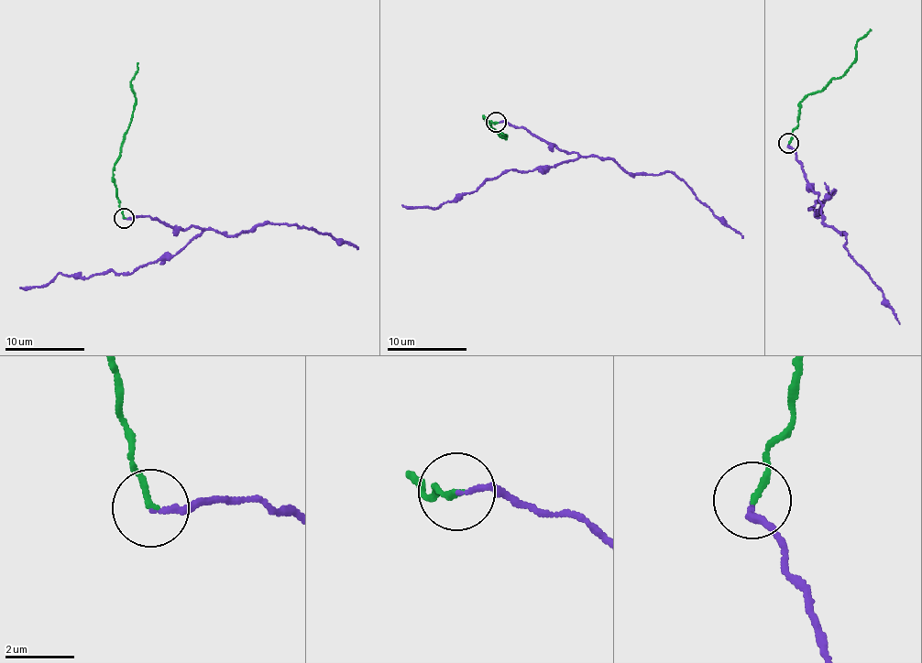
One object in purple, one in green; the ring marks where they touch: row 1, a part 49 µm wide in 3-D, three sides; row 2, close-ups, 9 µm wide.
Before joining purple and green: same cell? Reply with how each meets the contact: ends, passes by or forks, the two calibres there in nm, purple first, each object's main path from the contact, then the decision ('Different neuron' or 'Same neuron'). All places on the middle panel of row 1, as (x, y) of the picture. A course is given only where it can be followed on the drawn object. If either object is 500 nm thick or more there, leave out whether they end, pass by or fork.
At the ring purple ends. At the ring green ends. Thickness 120 nm (purple) against 170 nm. Course of purple: (496, 122), (523, 127), (577, 158), (552, 168), (509, 170), (442, 205), (402, 205). Course of green: (496, 122), (488, 123), (485, 116), (482, 119), (506, 137). Different neuron

